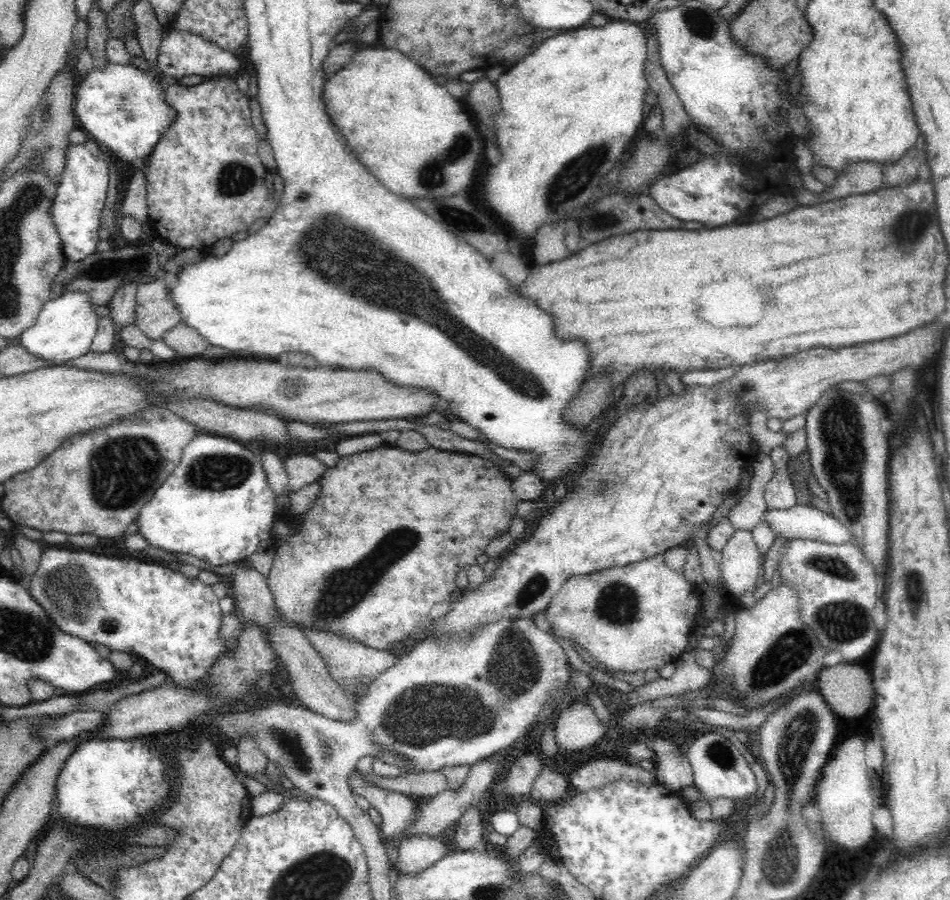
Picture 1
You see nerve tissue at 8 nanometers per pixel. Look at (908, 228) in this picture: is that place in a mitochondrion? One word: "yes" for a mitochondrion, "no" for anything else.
yes

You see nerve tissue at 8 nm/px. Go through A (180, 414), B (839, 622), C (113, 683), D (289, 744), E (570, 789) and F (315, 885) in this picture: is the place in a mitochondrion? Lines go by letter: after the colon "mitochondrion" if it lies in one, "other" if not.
A: other
B: mitochondrion
C: other
D: mitochondrion
E: other
F: mitochondrion

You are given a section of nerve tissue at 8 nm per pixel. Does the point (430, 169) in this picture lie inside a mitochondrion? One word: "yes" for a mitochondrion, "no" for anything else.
yes

